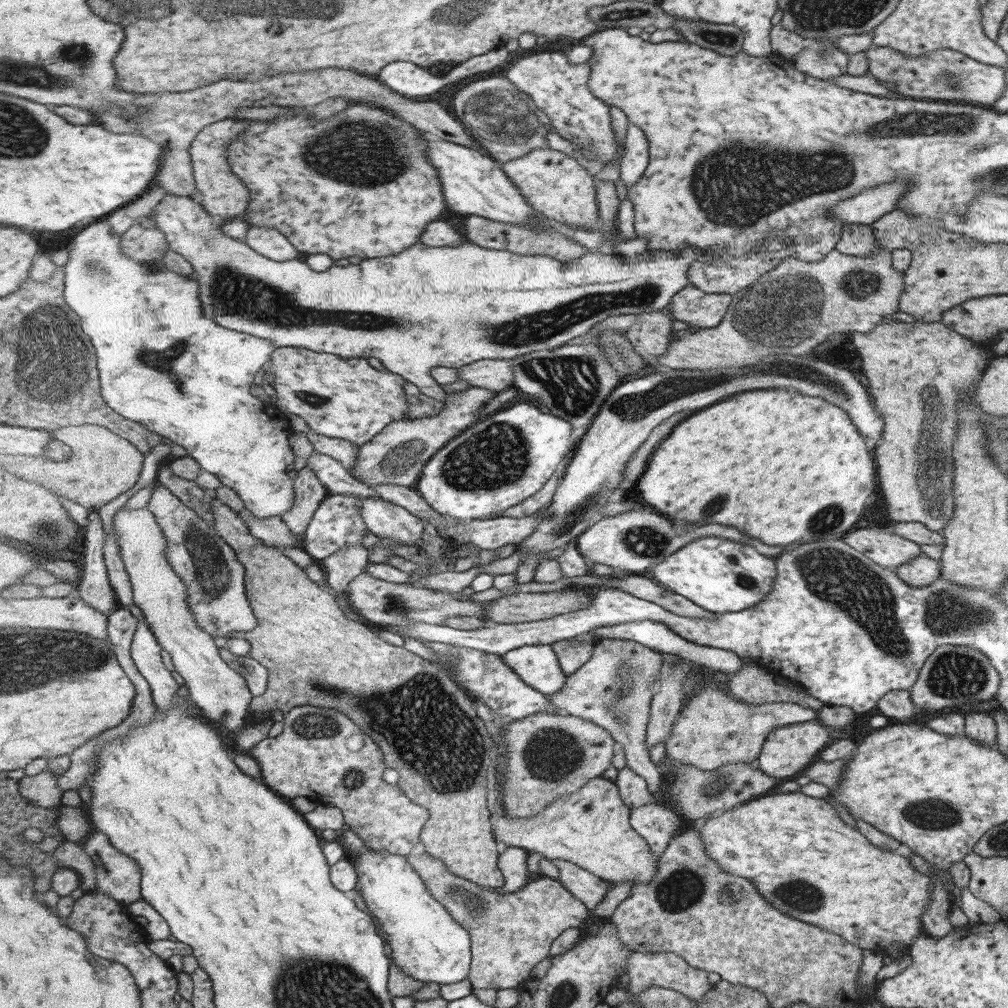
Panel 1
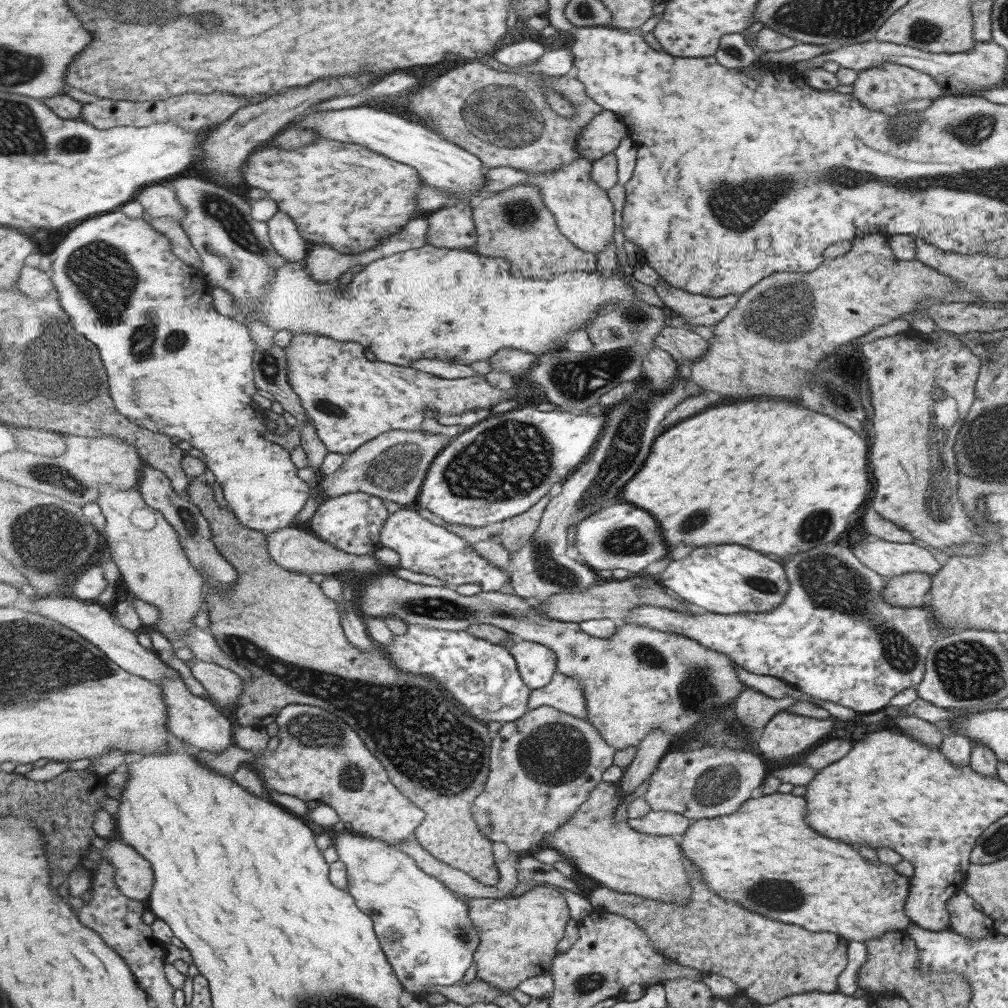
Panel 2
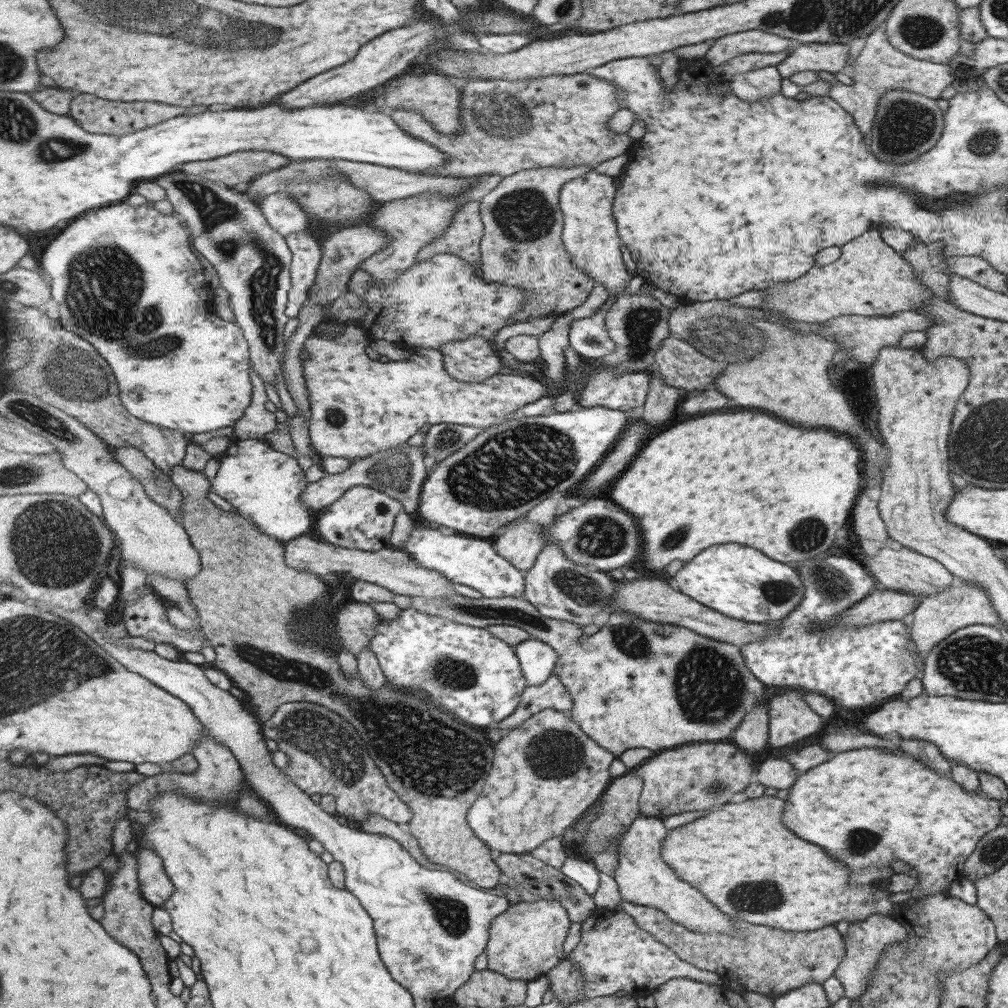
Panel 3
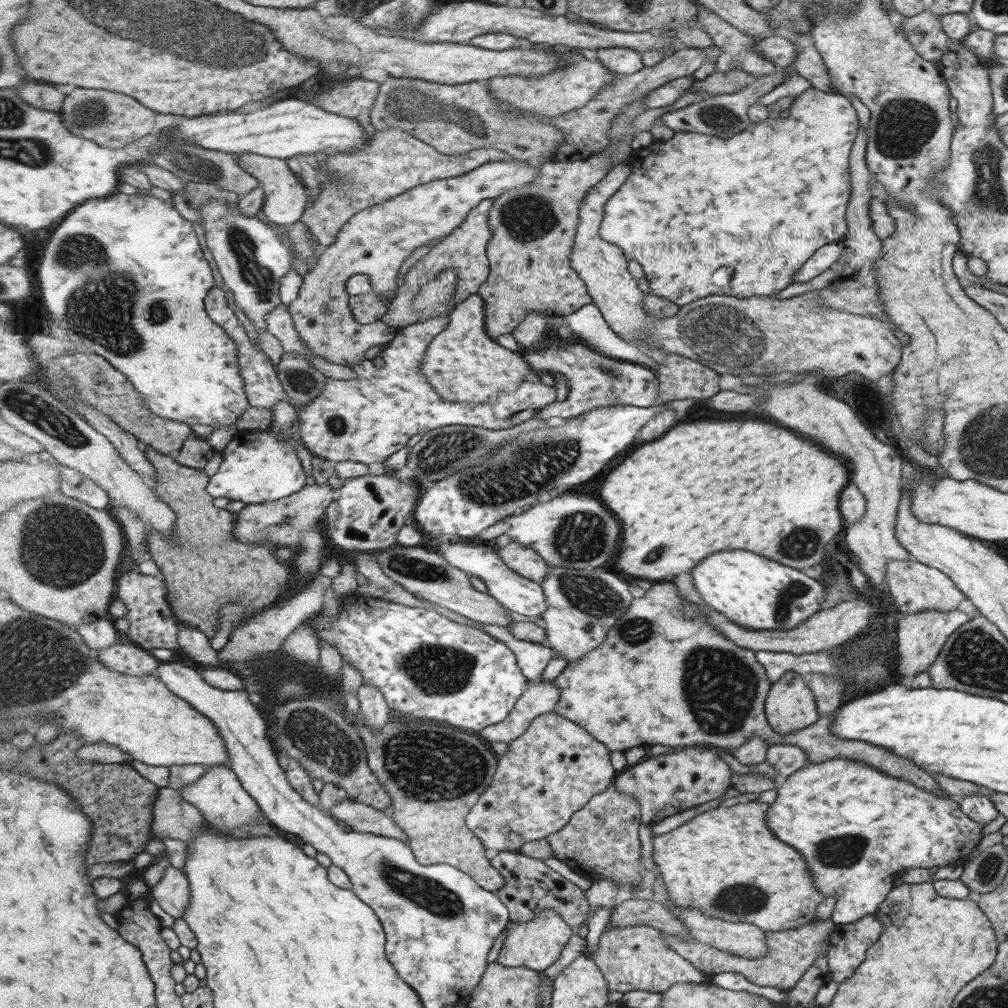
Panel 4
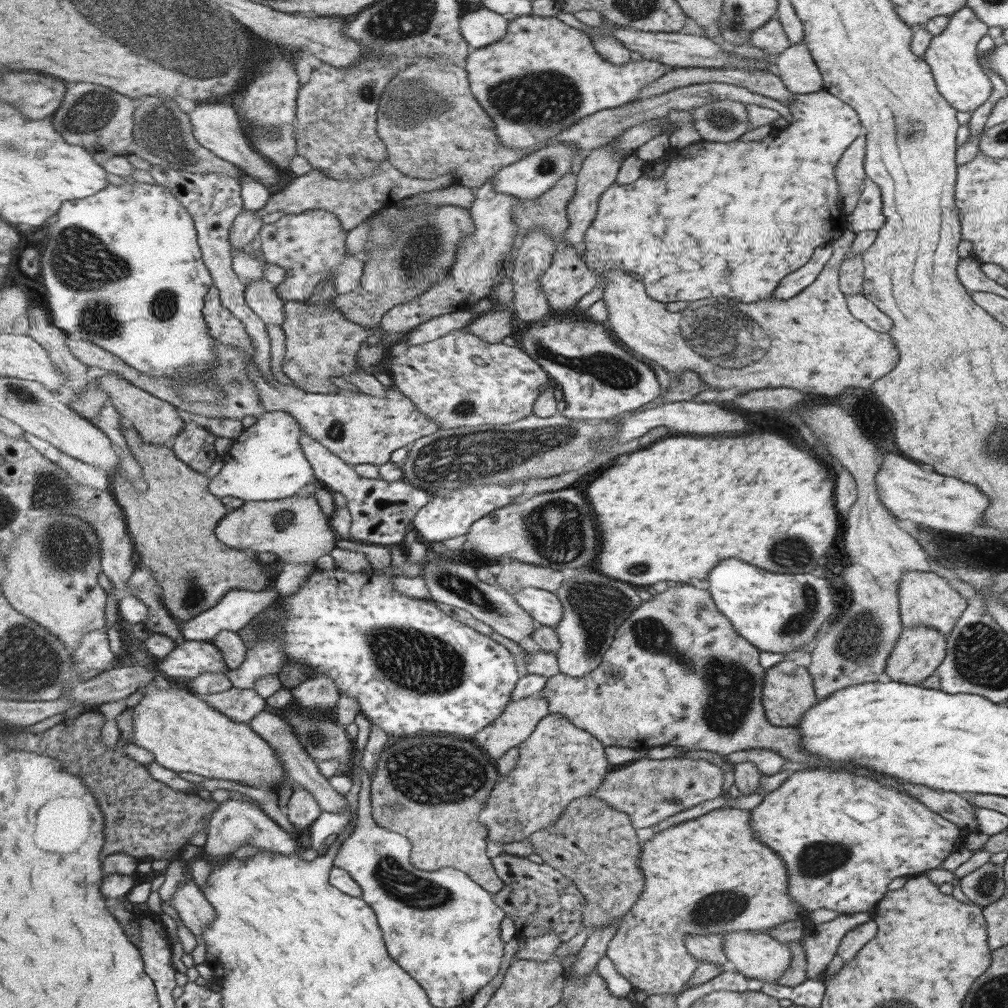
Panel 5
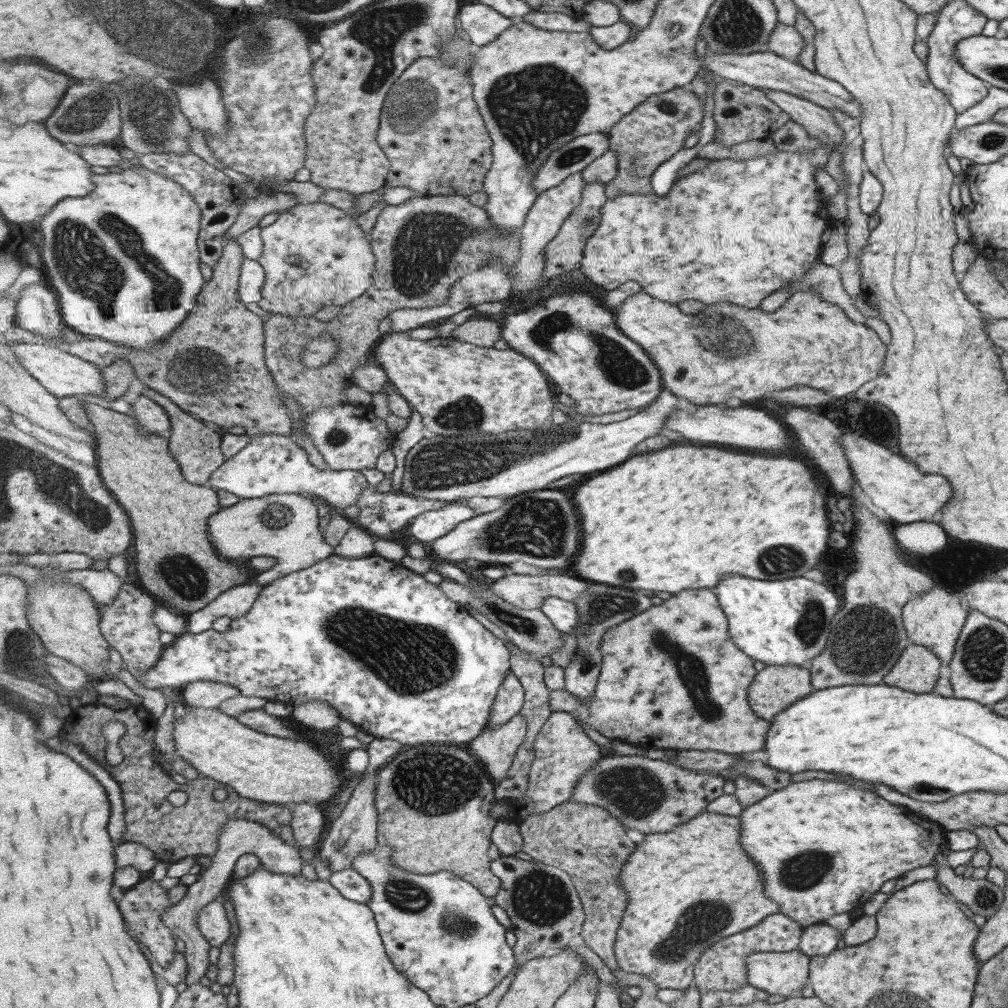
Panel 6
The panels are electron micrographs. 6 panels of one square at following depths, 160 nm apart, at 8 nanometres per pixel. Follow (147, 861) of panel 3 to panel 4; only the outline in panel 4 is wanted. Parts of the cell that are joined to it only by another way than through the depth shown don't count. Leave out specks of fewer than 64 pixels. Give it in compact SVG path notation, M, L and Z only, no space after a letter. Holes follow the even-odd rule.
M169 866L160 882L151 886L149 898L155 899L171 917L183 919L192 899L191 883L186 872Z

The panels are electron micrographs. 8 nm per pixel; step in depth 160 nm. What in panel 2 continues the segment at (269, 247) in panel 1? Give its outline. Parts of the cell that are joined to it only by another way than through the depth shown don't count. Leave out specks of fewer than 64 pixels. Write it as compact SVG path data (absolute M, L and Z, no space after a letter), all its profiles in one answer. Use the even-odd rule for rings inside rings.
M277 212L268 220L269 238L282 257L288 262L303 262L307 259L310 245L301 236L298 224L293 222L292 216L285 212Z

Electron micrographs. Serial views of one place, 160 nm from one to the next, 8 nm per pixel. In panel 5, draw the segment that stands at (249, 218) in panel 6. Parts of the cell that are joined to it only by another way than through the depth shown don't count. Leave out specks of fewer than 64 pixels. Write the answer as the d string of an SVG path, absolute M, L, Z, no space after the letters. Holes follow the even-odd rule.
M389 156L382 160L378 166L380 172L375 176L366 176L362 180L335 180L327 176L322 170L313 169L305 176L292 177L289 185L278 192L273 192L270 201L261 209L256 211L256 216L263 218L266 214L282 210L287 215L303 214L309 210L325 210L334 212L340 219L345 232L357 228L363 220L377 213L383 208L398 206L402 200L417 193L429 192L439 189L446 189L455 185L456 174L448 172L439 176L435 180L425 180L424 178L413 178L404 174L390 162Z

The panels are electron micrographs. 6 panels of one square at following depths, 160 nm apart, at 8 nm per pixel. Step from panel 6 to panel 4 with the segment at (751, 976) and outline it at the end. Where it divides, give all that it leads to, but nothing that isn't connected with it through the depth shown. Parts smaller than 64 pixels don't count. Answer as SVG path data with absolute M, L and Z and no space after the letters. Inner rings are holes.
M654 861L651 864L650 870L656 877L652 887L654 898L663 902L668 909L671 909L675 913L677 920L683 921L683 926L689 928L689 932L691 932L691 936L695 940L715 947L725 953L739 955L743 959L759 959L759 957L765 957L767 955L765 934L757 926L743 922L723 922L723 920L709 918L709 916L705 916L703 912L699 912L695 908L691 910L691 908L680 908L680 906L676 906L666 889L664 879L662 878L662 874L660 874L660 869Z

